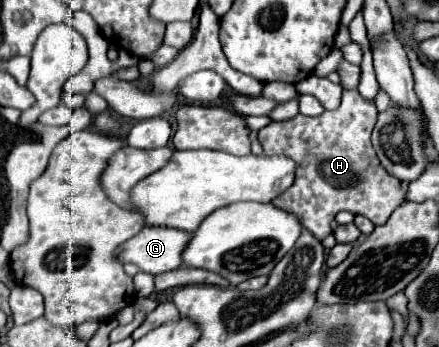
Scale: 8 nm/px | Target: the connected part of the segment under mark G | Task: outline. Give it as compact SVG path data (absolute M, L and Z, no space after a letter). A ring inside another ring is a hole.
M145 225L141 233L125 241L117 249L121 263L135 263L141 271L159 275L183 267L183 249L191 241L191 233L171 227Z

